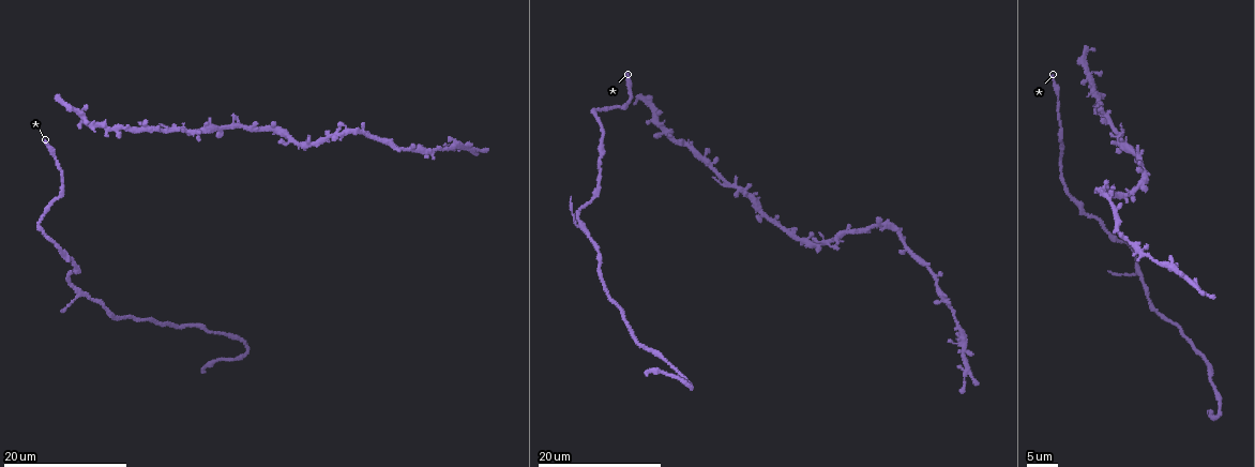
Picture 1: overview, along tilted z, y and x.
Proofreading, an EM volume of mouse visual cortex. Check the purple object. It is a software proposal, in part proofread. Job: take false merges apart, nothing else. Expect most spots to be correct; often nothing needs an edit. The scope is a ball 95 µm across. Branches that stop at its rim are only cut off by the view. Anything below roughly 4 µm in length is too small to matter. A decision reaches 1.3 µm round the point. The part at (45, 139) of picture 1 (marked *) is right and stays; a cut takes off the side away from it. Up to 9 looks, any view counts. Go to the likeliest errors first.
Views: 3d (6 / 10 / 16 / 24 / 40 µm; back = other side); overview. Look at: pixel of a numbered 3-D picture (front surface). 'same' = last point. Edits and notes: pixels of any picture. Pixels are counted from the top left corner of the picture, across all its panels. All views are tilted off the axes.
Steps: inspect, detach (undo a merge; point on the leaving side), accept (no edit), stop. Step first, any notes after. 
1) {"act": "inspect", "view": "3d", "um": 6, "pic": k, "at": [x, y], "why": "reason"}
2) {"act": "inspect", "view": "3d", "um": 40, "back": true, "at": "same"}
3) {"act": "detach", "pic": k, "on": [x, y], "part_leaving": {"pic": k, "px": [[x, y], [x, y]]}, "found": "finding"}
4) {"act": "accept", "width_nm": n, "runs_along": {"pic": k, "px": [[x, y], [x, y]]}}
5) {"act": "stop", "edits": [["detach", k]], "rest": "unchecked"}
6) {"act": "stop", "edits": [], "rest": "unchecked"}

{"act": "inspect", "view": "3d", "um": 24, "pic": 1, "at": [963, 348], "why": "sudden change in width"}

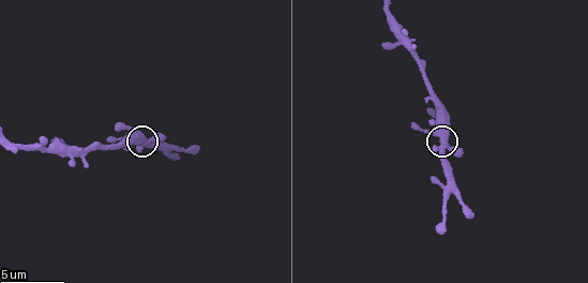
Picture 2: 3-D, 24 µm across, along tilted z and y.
{"act": "inspect", "view": "3d", "um": 6, "pic": 2, "at": [443, 140]}

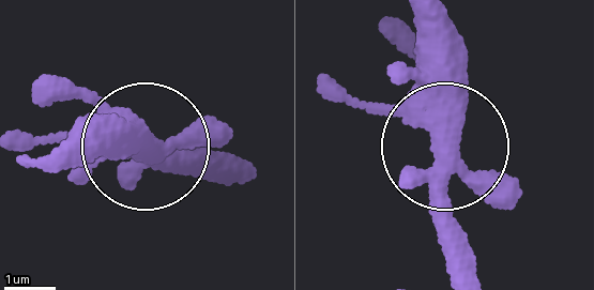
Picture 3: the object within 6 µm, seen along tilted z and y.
{"act": "accept", "arms": 5, "runs_along": {"pic": 3, "px": [[413, 19], [448, 156], [440, 257]]}, "found": "one neuron here"}

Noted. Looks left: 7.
{"act": "inspect", "view": "3d", "um": 16, "pic": 1, "at": [372, 139]}

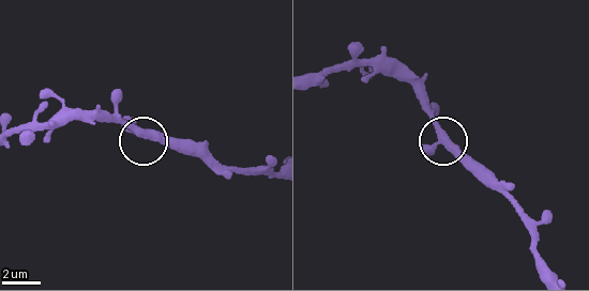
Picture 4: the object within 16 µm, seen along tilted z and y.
{"act": "inspect", "view": "3d", "um": 6, "pic": 4, "at": [444, 140]}

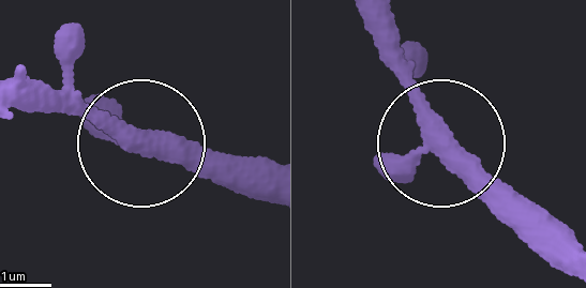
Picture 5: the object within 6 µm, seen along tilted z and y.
{"act": "inspect", "view": "3d", "um": 6, "back": true, "pic": 5, "at": [141, 141]}

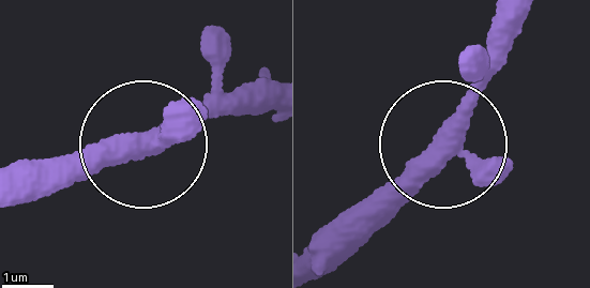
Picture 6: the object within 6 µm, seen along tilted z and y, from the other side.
{"act": "accept", "runs_along": {"pic": 6, "px": [[266, 99], [218, 101], [38, 185]]}, "found": "one neuron here"}

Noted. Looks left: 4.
{"act": "inspect", "view": "3d", "um": 24, "pic": 1, "at": [792, 233], "why": "three-way junction"}

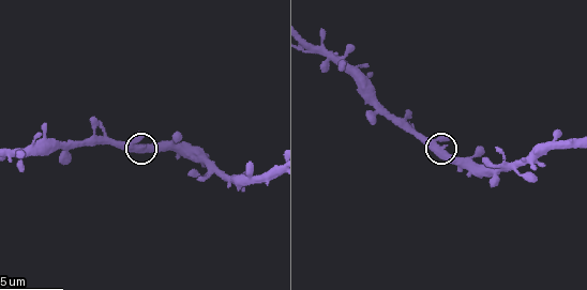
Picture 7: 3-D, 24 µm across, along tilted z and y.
{"act": "inspect", "view": "3d", "um": 6, "pic": 7, "at": [442, 146]}

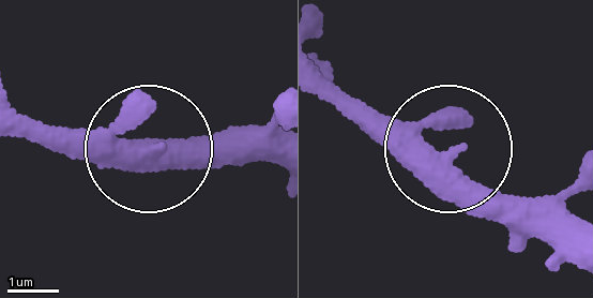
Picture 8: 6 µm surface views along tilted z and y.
{"act": "accept", "width_nm": 350, "runs_along": {"pic": 8, "px": [[322, 71], [449, 148], [527, 237]]}, "found": "continuous, no second neuron"}

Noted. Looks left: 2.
{"act": "inspect", "view": "3d", "um": 10, "pic": 2, "at": [389, 20], "why": "two arms in line, one across"}

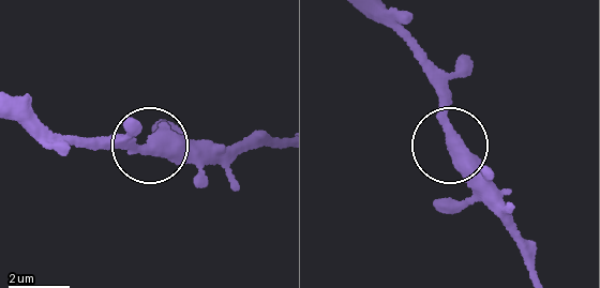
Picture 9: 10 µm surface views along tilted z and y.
{"act": "accept", "arms": 3, "runs_along": {"pic": 9, "px": [[393, 18], [439, 101], [452, 144], [499, 200]]}, "found": "one neuron here"}

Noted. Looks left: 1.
{"act": "stop", "edits": [], "rest": "unchecked"}

